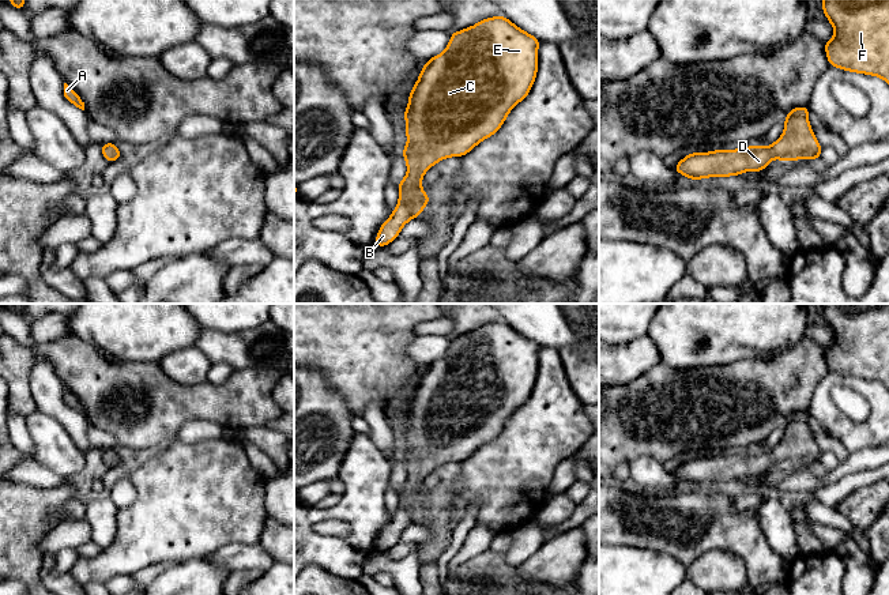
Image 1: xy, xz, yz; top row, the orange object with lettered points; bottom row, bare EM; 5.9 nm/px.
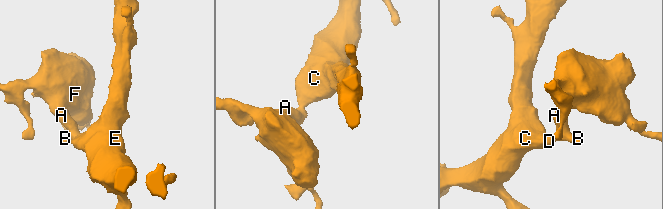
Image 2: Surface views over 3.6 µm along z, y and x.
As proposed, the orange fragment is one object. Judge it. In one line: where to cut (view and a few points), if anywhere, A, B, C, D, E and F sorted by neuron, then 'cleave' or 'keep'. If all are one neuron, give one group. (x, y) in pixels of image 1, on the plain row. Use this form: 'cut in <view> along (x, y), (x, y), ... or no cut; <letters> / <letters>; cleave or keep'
no cut; A B C D E F; keep

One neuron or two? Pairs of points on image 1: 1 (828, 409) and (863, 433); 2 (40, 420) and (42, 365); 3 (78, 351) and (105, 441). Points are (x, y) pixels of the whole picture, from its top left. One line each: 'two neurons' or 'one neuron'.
1: one neuron
2: two neurons
3: two neurons

